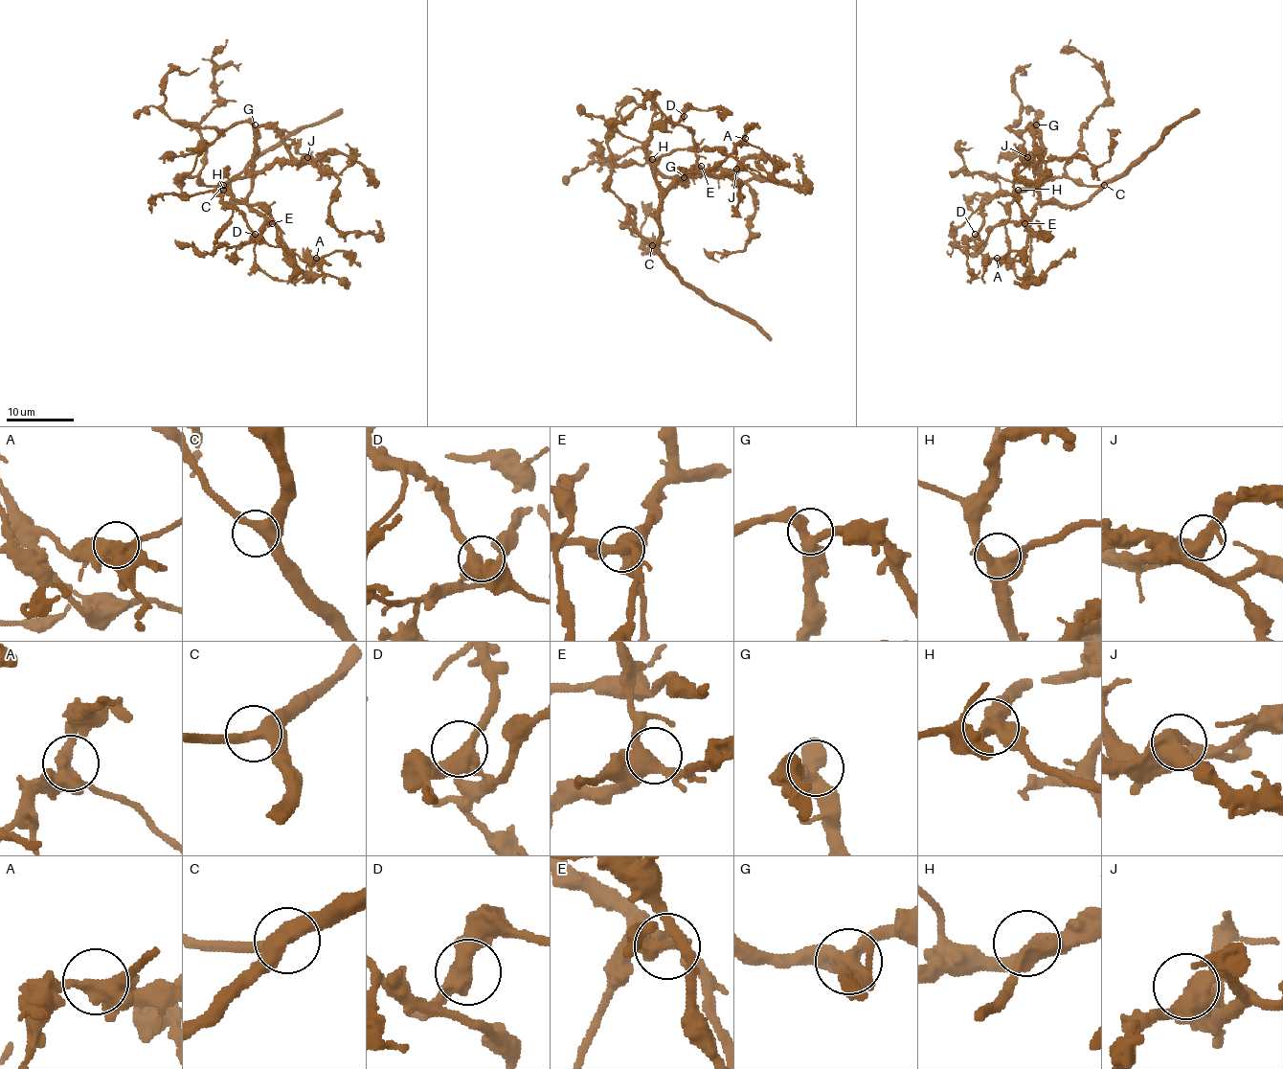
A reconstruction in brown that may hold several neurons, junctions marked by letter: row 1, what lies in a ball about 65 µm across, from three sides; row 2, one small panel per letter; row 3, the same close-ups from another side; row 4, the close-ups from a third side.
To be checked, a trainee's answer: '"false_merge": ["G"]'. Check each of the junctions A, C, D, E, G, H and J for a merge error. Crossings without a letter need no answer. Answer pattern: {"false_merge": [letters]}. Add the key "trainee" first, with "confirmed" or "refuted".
{"trainee": "refuted", "false_merge": []}

